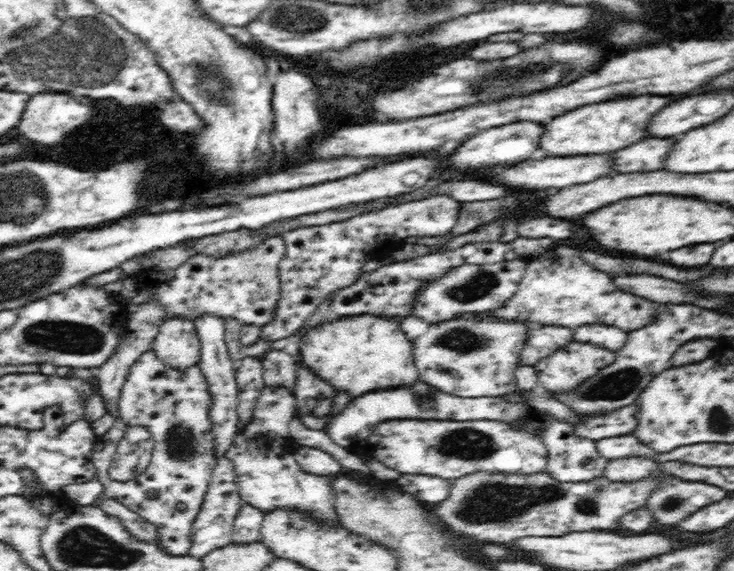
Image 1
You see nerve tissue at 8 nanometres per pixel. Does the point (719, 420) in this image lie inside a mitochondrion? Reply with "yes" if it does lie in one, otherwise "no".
yes

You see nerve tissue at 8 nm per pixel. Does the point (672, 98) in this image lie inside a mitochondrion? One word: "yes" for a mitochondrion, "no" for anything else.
no

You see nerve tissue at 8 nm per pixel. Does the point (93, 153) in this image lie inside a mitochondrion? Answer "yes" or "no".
no

